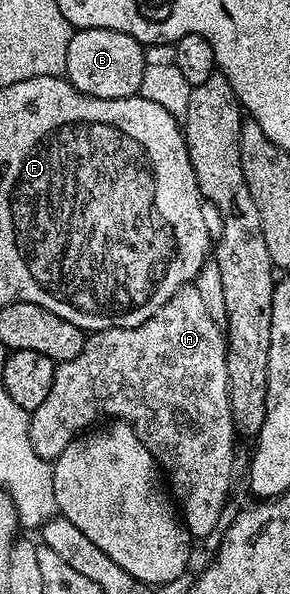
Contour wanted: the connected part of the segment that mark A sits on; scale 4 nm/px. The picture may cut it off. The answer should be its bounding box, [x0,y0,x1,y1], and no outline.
[30,284,238,538]

